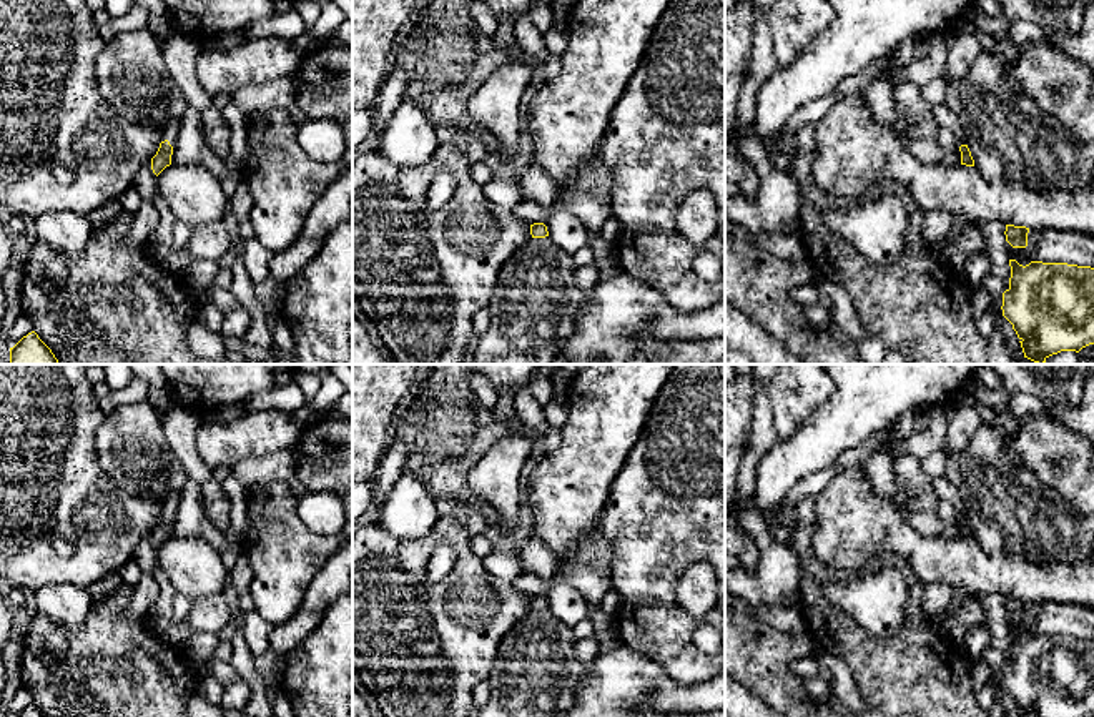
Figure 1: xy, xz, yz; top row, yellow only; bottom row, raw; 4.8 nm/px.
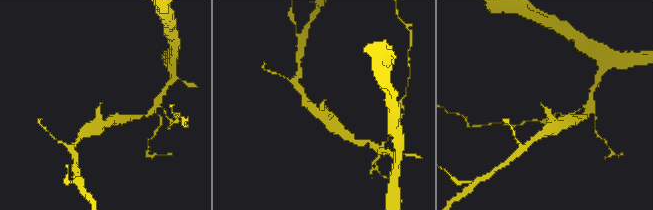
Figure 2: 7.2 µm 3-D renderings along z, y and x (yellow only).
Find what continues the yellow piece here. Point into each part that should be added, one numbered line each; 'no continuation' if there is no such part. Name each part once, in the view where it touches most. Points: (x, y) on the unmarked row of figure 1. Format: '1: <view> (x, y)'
1: xy (170, 504)

